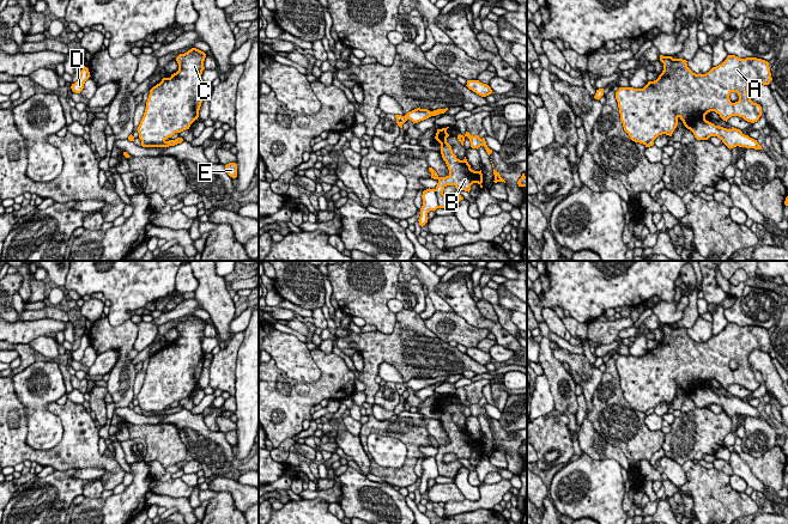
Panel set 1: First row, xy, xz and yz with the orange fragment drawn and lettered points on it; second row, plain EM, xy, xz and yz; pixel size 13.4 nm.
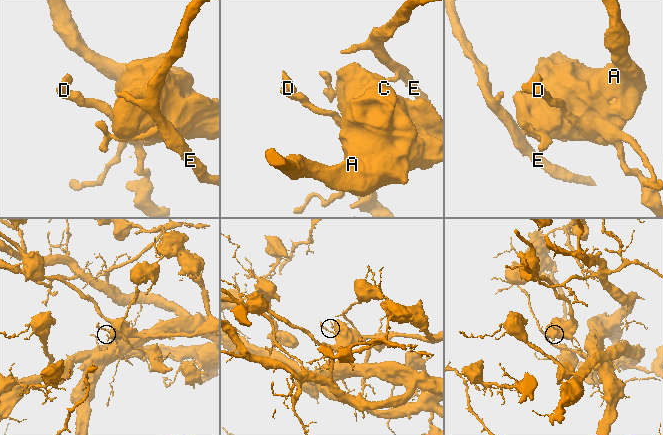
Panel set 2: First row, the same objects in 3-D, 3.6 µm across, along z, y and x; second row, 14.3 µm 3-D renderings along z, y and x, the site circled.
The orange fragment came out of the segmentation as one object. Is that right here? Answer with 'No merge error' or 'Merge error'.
Merge error

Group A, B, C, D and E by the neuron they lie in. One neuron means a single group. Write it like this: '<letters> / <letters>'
A B C D / E

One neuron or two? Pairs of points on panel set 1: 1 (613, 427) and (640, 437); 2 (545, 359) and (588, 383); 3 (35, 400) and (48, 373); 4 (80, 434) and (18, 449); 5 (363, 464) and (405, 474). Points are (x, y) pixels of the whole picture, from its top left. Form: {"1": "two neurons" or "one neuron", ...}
{"1": "one neuron", "2": "two neurons", "3": "one neuron", "4": "one neuron", "5": "two neurons"}

